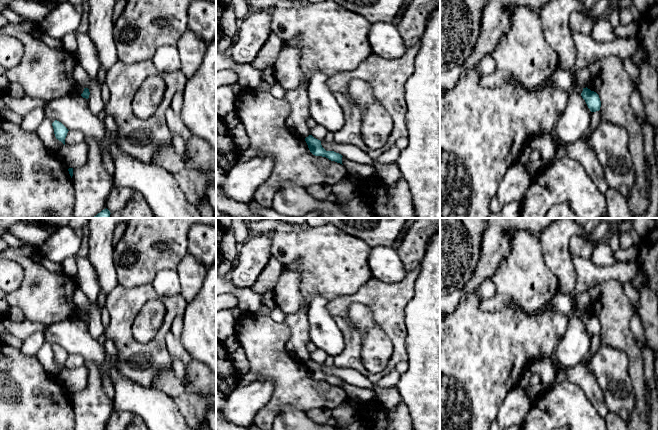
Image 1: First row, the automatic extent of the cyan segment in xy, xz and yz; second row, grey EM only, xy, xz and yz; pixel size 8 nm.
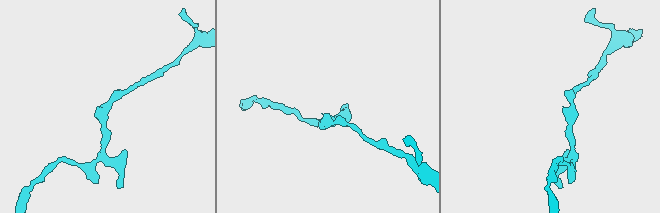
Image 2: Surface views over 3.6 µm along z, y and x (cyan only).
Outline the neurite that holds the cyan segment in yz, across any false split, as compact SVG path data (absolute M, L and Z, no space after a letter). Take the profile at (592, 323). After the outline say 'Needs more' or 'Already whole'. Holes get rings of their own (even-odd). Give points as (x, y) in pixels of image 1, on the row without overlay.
M586 311L586 312L583 312L581 320L585 324L591 336L596 336L600 334L601 325L600 325L599 319L596 316L591 315Z. Already whole

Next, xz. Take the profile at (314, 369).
M309 359L308 361L305 362L305 365L308 369L308 372L310 376L315 379L315 380L322 380L326 381L331 385L335 385L337 387L342 388L342 379L339 377L336 377L334 375L326 375L322 369L321 365L314 362L312 359Z. Already whole

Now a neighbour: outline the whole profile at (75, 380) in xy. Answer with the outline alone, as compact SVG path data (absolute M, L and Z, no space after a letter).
M82 365L73 370L64 370L61 381L68 392L78 392L84 390L88 385L88 370L86 365Z

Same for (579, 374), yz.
M578 364L566 369L565 375L569 382L575 383L582 388L600 417L605 418L609 409L605 403L597 379L591 369L586 368L582 364Z

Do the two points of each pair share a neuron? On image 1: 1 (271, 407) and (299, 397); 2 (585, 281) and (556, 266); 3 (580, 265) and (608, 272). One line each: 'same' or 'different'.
1: same
2: different
3: same

